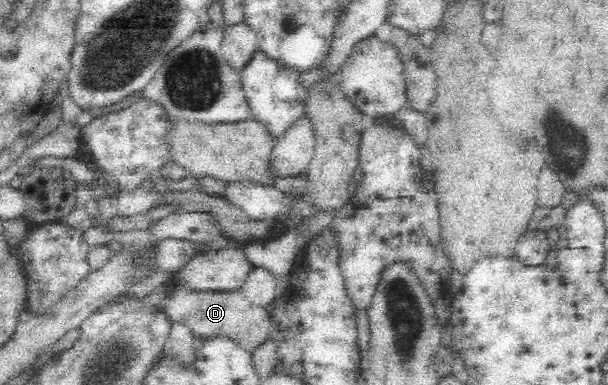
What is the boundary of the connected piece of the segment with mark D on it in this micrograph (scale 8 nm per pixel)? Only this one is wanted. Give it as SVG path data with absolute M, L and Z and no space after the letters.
M181 286L170 296L164 309L175 323L183 324L198 341L227 337L251 355L269 339L270 318L267 311L249 304L241 290L201 290Z

